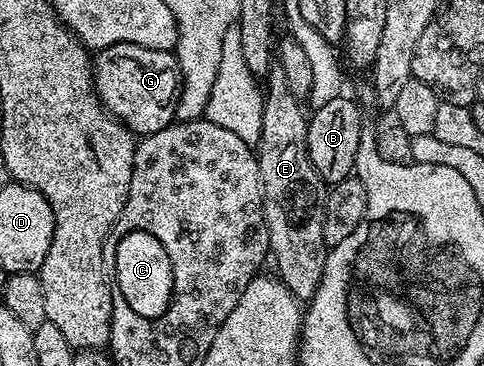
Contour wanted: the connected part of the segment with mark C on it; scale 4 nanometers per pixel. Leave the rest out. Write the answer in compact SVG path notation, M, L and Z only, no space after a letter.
M129 229L128 234L124 234L120 238L120 243L116 246L116 255L111 255L110 266L116 269L116 282L114 278L114 290L119 297L123 298L124 303L130 308L134 308L134 312L138 312L138 316L146 316L147 318L157 318L164 314L165 308L172 294L172 265L170 264L170 256L166 256L166 248L162 248L162 244L150 232L142 232L141 230Z

